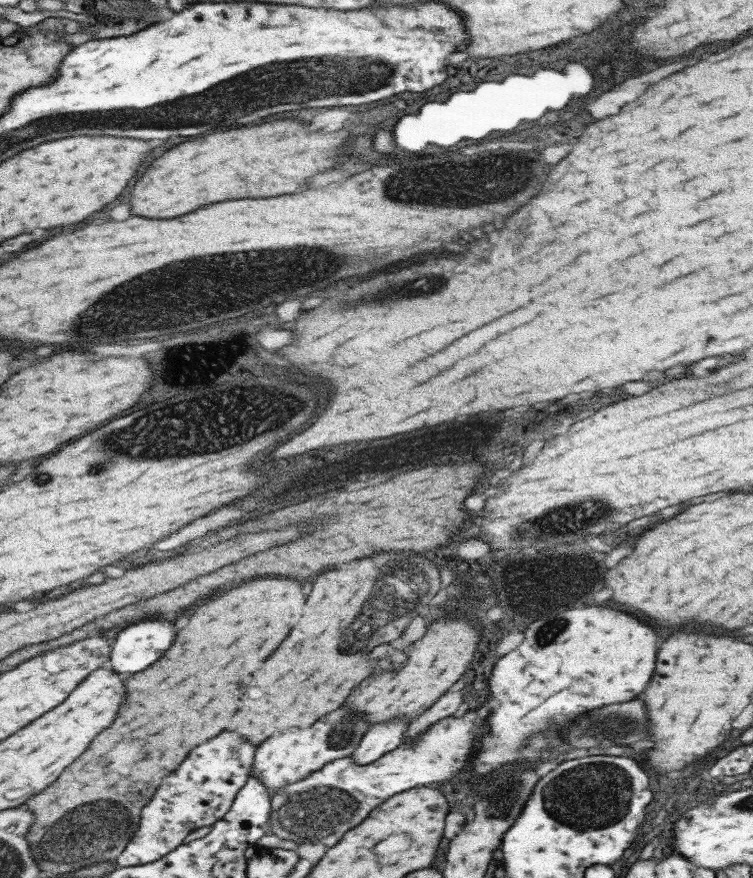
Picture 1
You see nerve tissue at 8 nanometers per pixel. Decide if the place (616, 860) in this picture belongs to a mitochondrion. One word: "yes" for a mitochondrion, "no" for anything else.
no

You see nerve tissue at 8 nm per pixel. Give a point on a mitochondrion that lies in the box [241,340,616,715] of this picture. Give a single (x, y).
(358, 636)

